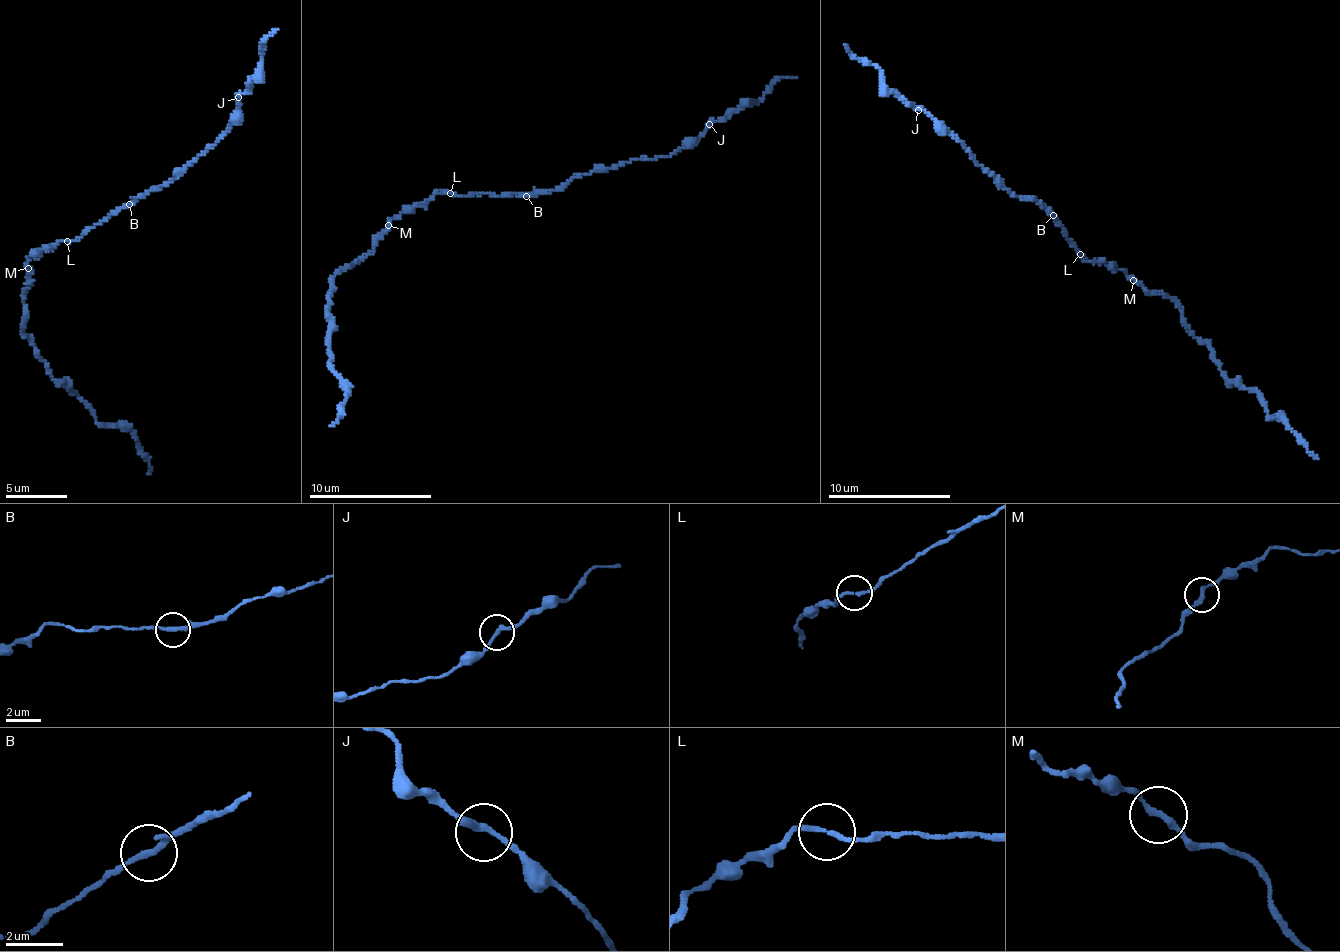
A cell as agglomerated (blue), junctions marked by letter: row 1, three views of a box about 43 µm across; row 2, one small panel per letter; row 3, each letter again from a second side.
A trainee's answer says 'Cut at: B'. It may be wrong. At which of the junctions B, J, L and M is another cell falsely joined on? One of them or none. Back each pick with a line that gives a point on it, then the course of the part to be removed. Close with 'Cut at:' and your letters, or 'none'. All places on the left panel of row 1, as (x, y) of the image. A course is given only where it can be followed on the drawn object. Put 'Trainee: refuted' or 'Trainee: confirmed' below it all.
Cut at: none
Trainee: refuted

